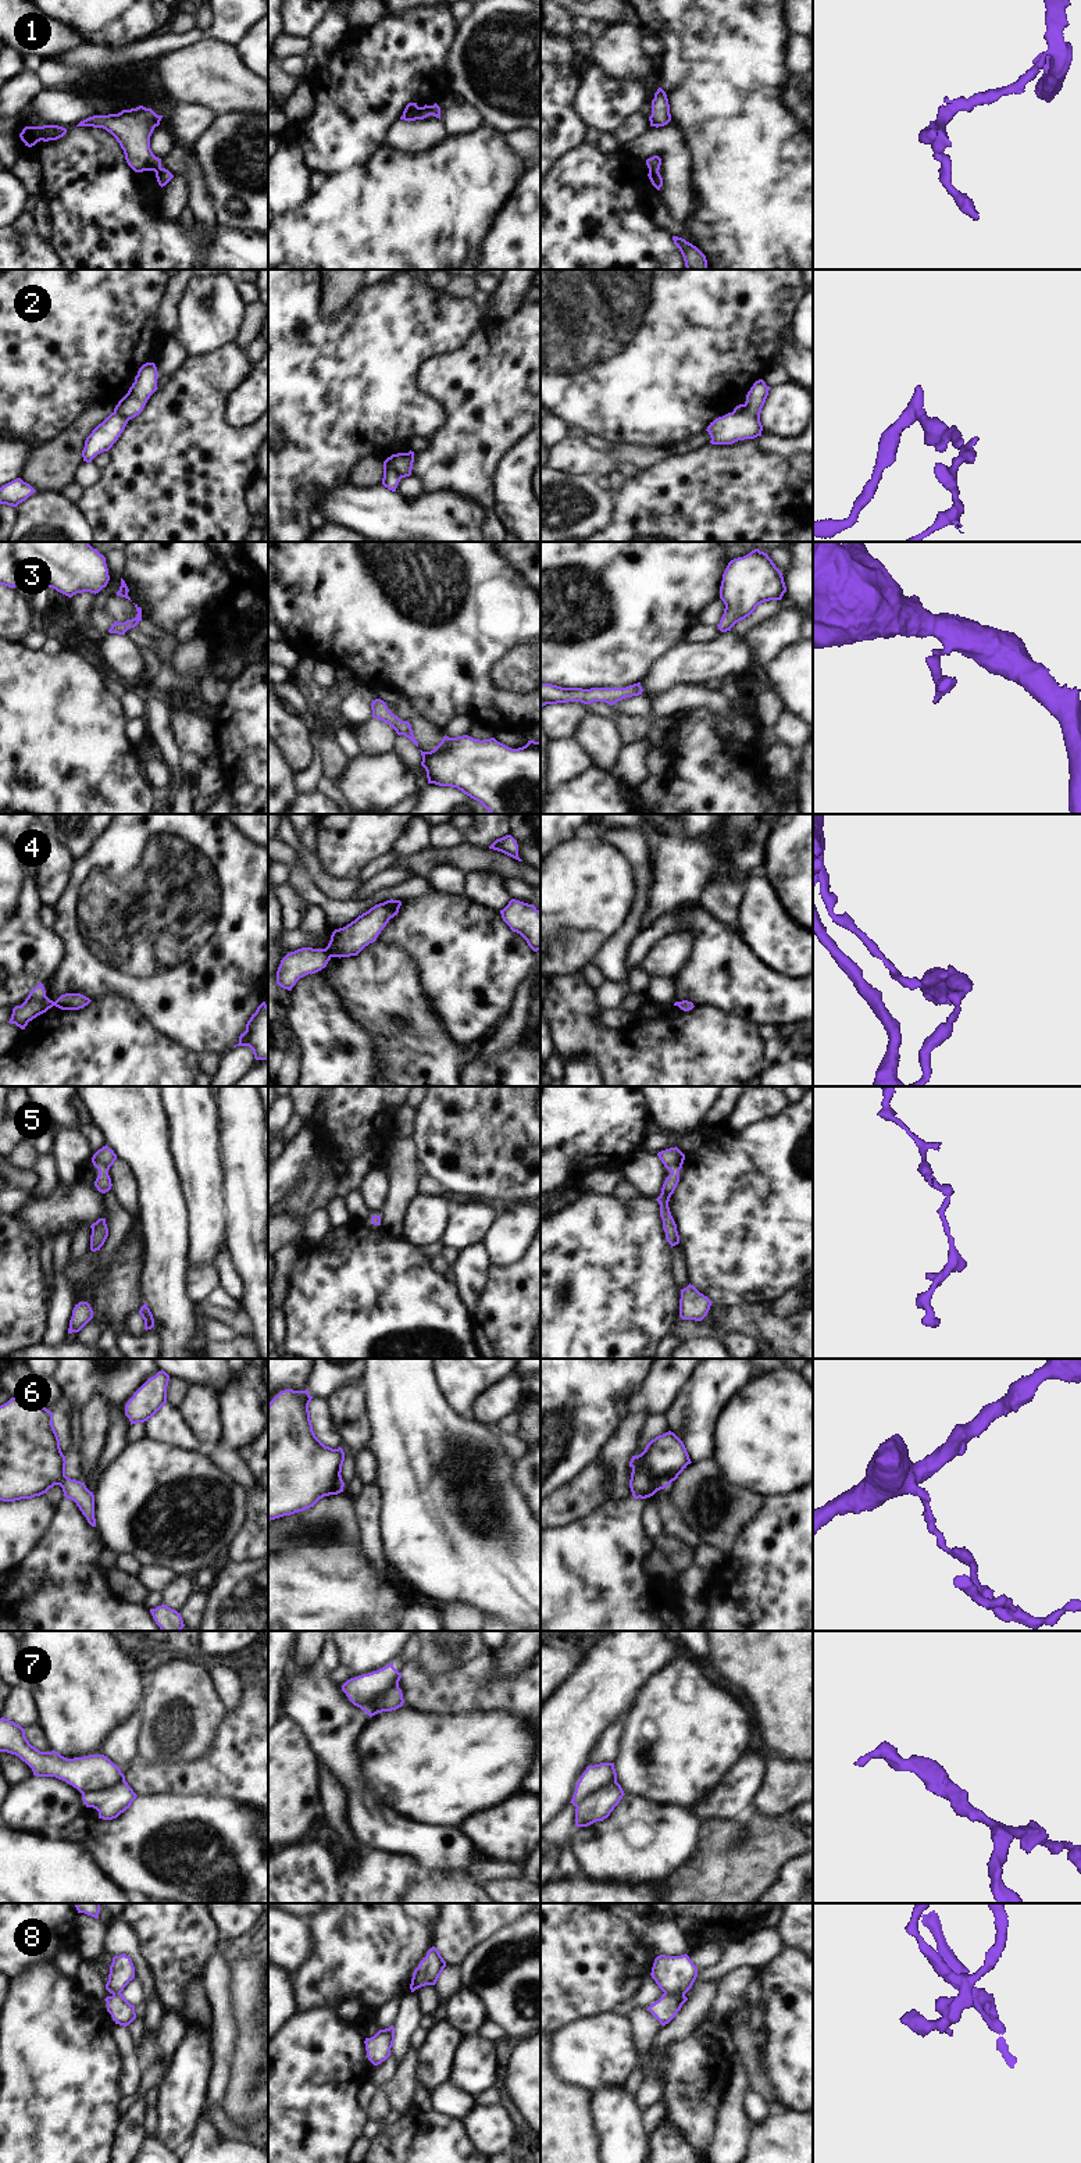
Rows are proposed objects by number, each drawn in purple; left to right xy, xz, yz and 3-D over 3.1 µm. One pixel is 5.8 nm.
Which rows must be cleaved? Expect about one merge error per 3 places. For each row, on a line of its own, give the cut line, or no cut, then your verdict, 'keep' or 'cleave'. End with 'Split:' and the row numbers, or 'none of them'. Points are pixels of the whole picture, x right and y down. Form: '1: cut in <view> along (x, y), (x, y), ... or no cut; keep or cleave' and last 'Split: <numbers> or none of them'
1: no cut; keep
2: cut in xz along (395, 454), (389, 467), (400, 478); cleave
3: no cut; keep
4: cut in xz along (324, 949), (331, 956); cleave
5: no cut; keep
6: no cut; keep
7: cut in xy along (124, 1778), (109, 1792), (82, 1794); cleave
8: cut in yz along (664, 1992), (675, 1996), (682, 2003); cleave
Split: 2, 4, 7, 8

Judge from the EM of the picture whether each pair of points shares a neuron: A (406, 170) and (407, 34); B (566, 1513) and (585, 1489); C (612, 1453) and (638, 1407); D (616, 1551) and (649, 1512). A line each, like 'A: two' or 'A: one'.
A: two
B: one
C: one
D: two

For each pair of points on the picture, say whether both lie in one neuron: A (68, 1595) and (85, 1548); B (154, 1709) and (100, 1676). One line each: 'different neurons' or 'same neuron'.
A: same neuron
B: different neurons

